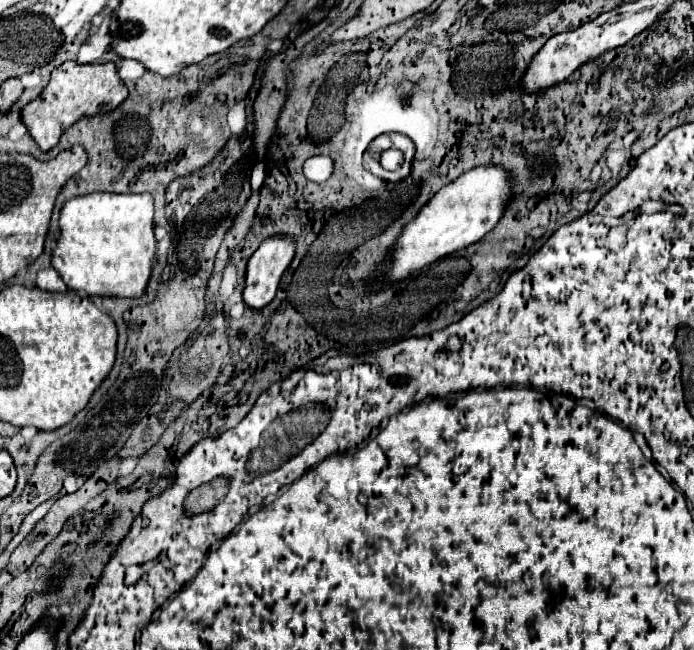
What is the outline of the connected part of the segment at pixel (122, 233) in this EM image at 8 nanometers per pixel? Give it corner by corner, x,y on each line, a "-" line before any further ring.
91,192
69,198
59,216
59,238
51,254
51,266
61,274
71,290
85,290
89,296
123,296
137,298
145,292
155,258
153,236
153,196
145,194
111,194

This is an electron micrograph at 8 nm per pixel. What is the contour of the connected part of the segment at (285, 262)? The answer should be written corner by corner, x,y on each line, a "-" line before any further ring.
275,236
267,238
249,258
245,270
243,302
251,310
261,310
267,306
279,286
279,280
287,266
291,264
295,246
291,238

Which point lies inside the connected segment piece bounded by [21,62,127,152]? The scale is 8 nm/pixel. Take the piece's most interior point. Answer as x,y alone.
75,90

